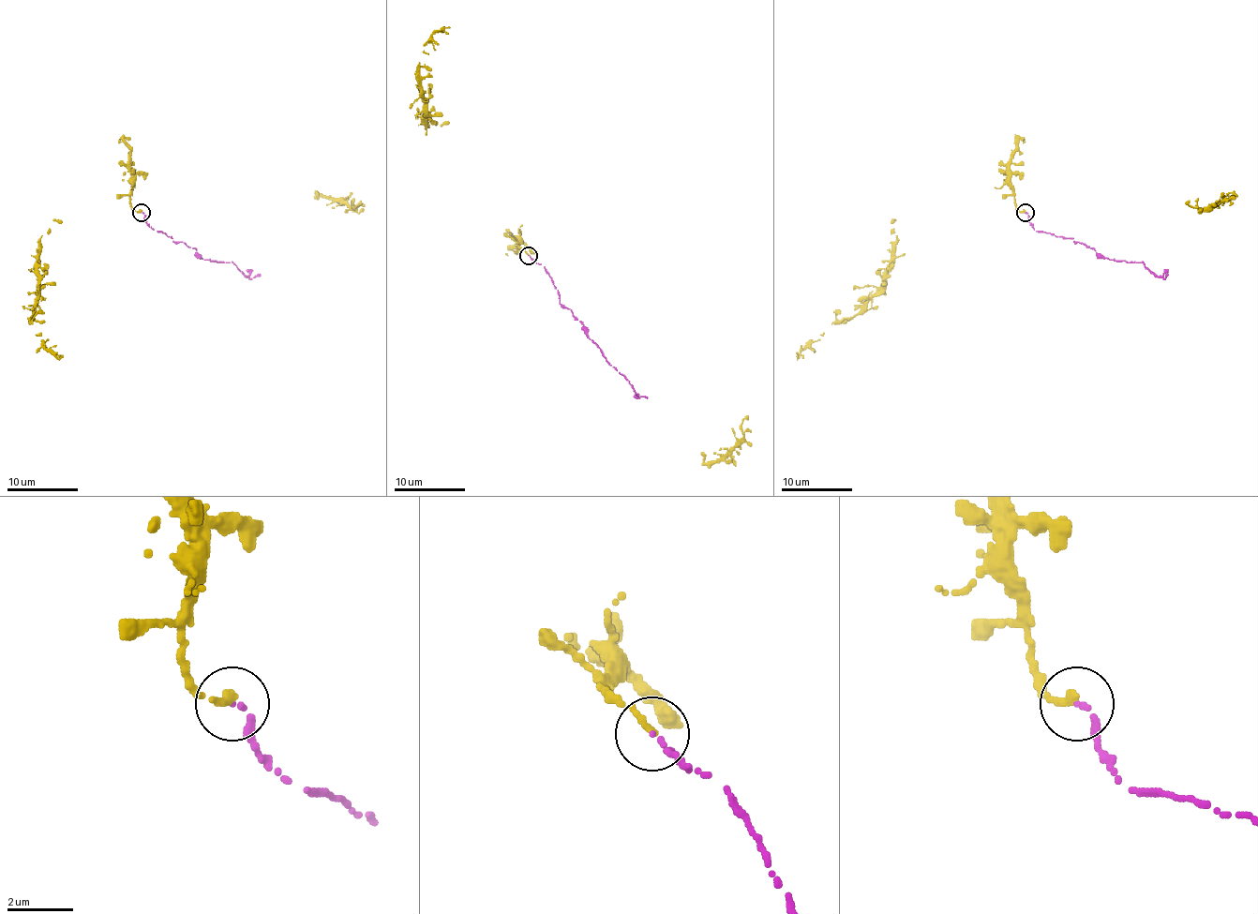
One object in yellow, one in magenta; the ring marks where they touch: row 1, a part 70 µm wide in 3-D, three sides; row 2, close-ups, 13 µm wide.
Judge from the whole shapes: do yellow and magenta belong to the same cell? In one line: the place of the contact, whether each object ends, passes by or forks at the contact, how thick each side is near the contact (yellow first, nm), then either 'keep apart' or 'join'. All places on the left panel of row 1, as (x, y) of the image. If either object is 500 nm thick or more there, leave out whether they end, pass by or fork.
place (141, 212); yellow ends; magenta ends; calibres 240 and 130 nm; keep apart

